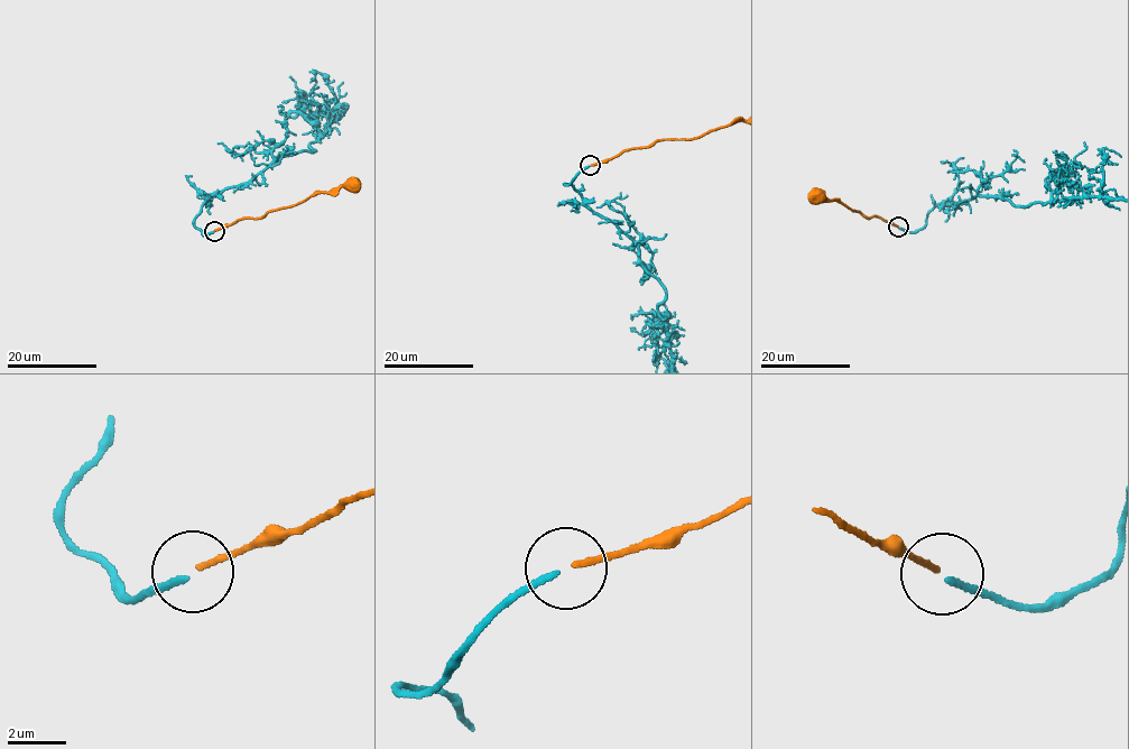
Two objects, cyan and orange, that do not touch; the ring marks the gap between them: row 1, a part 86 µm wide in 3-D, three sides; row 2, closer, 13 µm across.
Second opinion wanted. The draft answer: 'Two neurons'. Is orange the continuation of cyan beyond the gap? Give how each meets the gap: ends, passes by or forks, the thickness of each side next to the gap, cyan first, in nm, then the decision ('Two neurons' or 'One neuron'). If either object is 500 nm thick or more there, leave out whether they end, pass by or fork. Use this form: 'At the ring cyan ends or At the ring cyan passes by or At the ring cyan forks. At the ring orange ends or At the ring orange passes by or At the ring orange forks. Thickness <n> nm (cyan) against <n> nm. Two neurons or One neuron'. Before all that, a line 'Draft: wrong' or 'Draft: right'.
Draft: right
At the ring cyan ends. At the ring orange ends. Thickness 200 nm (cyan) against 220 nm. Two neurons

